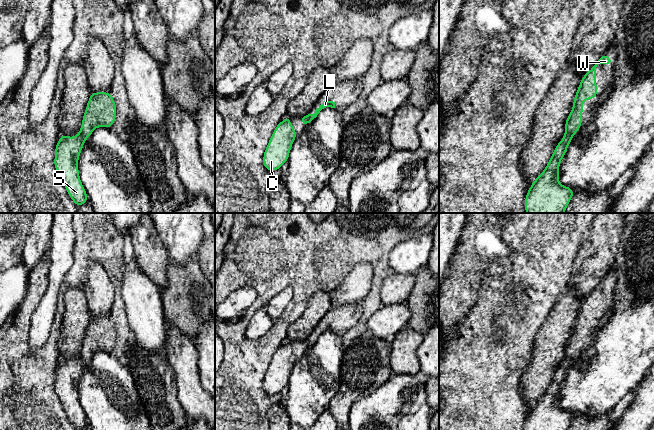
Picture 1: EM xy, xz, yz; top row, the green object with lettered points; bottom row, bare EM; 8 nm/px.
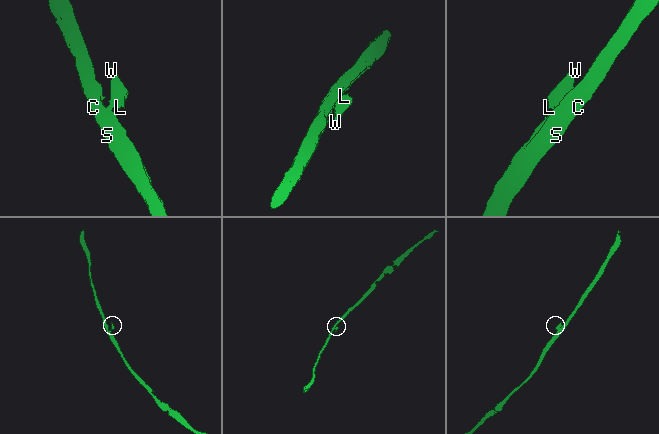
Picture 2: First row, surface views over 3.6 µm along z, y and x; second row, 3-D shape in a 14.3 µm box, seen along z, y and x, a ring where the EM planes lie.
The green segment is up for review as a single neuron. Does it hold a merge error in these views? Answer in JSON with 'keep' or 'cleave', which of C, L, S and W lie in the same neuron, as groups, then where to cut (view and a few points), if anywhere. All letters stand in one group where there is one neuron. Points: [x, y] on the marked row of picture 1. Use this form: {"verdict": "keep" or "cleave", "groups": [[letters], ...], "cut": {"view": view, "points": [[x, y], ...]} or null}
{"verdict": "cleave", "groups": [["C", "S"], ["L", "W"]], "cut": {"view": "yz", "points": [[575, 132], [564, 136]]}}

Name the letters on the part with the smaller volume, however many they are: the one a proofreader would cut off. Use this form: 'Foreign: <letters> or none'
Foreign: L, W

